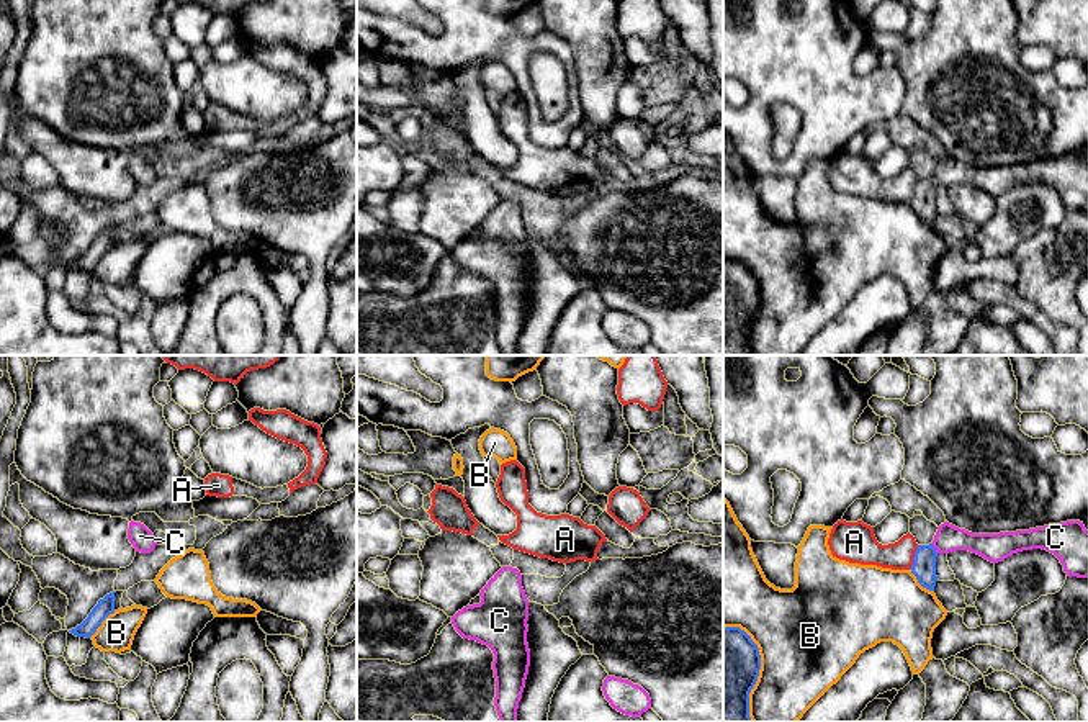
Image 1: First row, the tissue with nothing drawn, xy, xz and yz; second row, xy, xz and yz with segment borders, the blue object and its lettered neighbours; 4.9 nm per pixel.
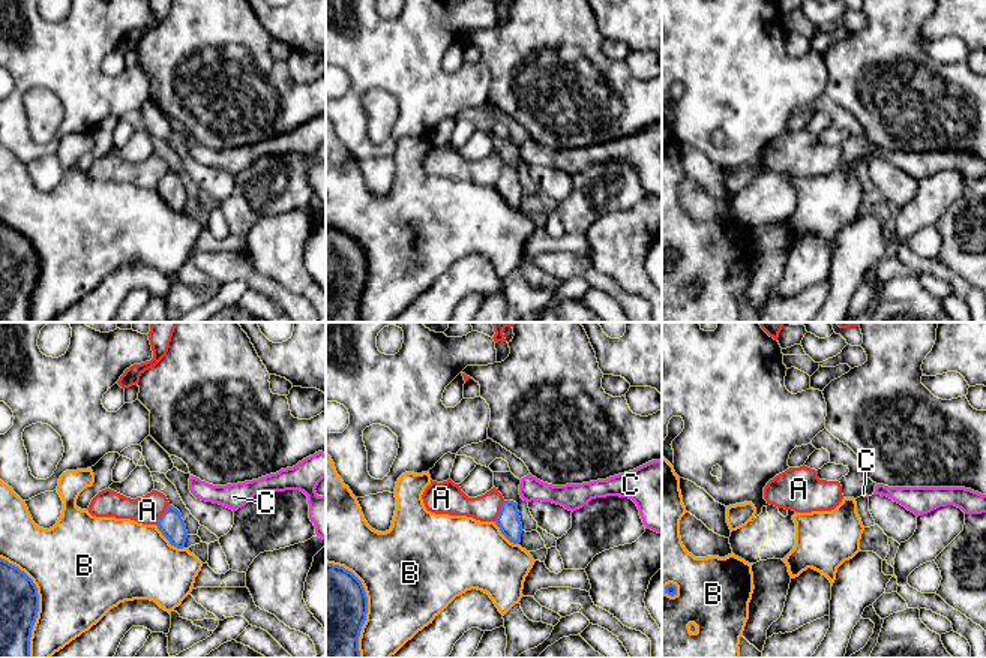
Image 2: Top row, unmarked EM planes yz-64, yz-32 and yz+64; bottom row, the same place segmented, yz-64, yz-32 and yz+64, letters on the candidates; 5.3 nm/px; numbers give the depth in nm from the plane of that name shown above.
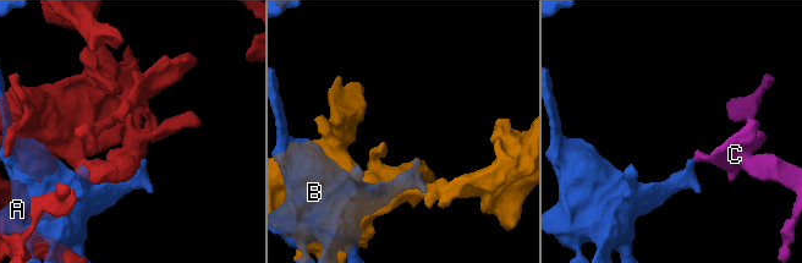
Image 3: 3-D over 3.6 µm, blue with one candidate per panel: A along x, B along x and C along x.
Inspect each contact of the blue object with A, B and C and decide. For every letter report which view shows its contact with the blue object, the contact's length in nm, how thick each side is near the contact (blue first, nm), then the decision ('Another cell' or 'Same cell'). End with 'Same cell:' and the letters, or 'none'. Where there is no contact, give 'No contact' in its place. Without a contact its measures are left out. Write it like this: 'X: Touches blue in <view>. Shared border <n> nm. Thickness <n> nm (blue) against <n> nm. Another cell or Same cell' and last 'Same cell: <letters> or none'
A: Touches blue in yz. Shared border 130 nm. Thickness 120 nm (blue) against 150 nm. Another cell
B: Touches blue in yz. Shared border 500 nm. Thickness 360 nm (blue) against 460 nm. Another cell
C: Touches blue in yz. Shared border 60 nm. Thickness 120 nm (blue) against 130 nm. Same cell
Same cell: C

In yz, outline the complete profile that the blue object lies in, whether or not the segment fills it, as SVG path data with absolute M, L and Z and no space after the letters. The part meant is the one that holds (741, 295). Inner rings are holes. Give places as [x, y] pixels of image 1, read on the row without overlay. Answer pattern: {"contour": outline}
{"contour": "M723 260L723 355L753 355L749 326L761 303L758 278L740 260Z"}

